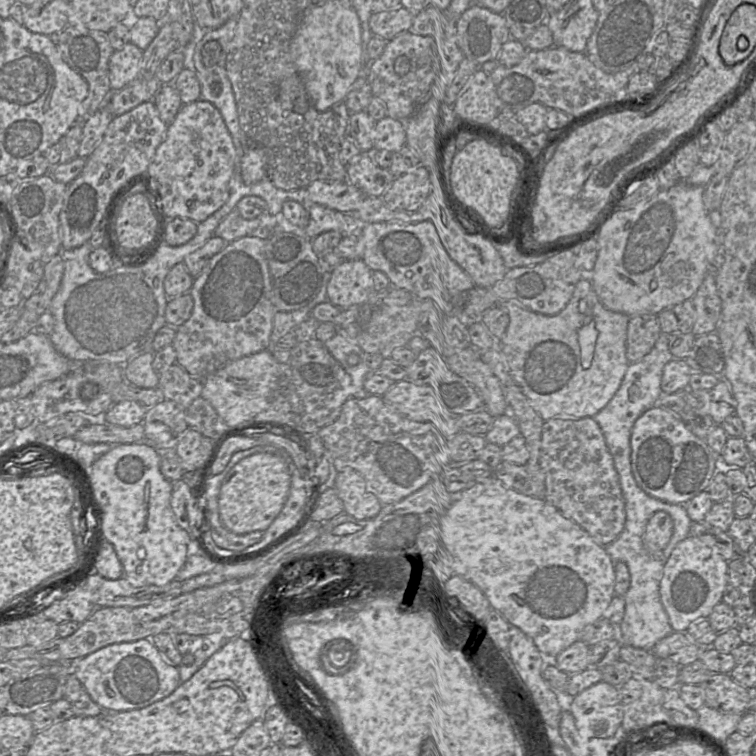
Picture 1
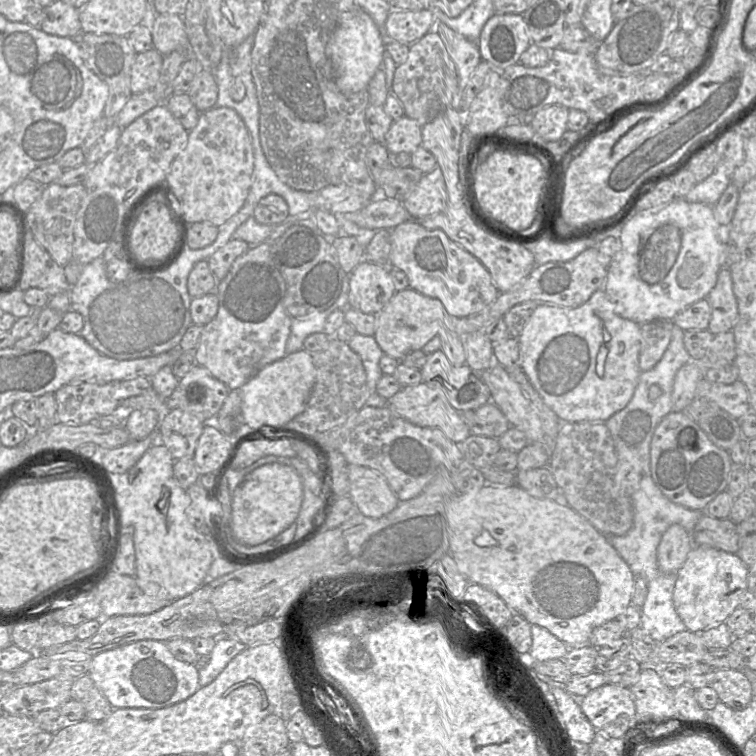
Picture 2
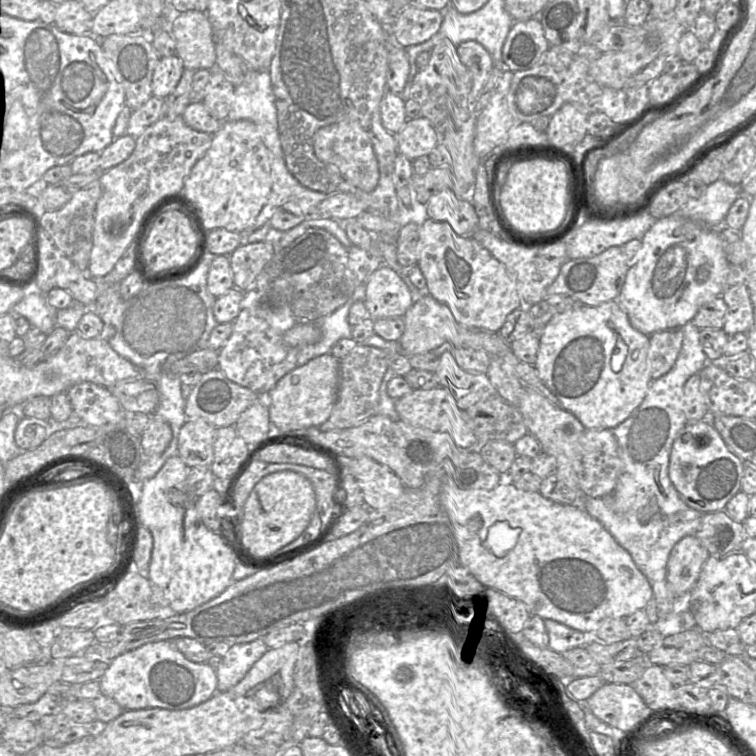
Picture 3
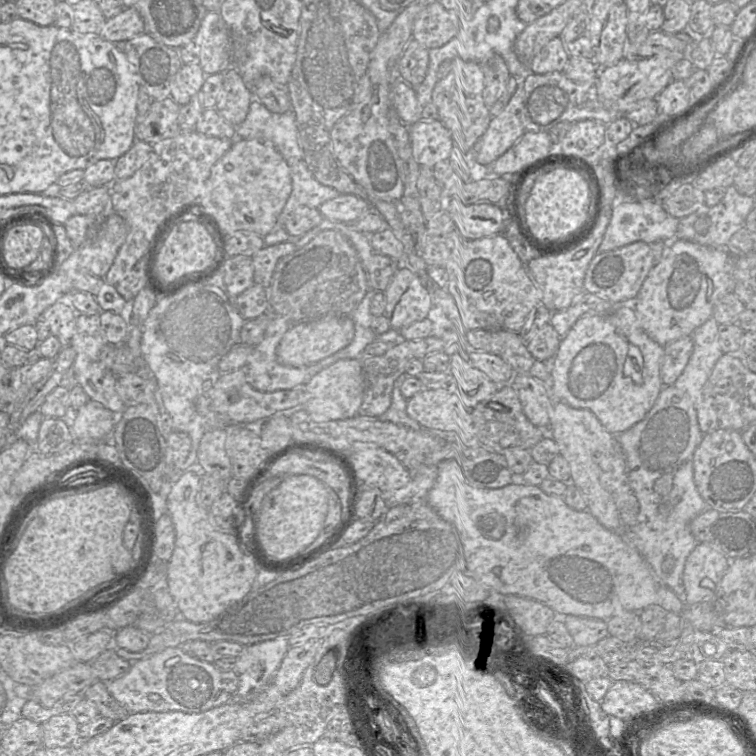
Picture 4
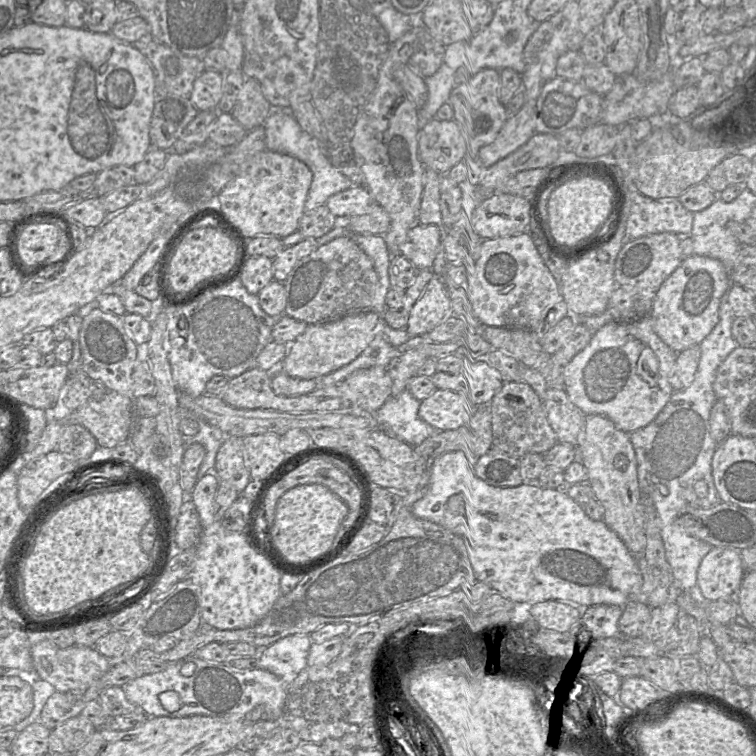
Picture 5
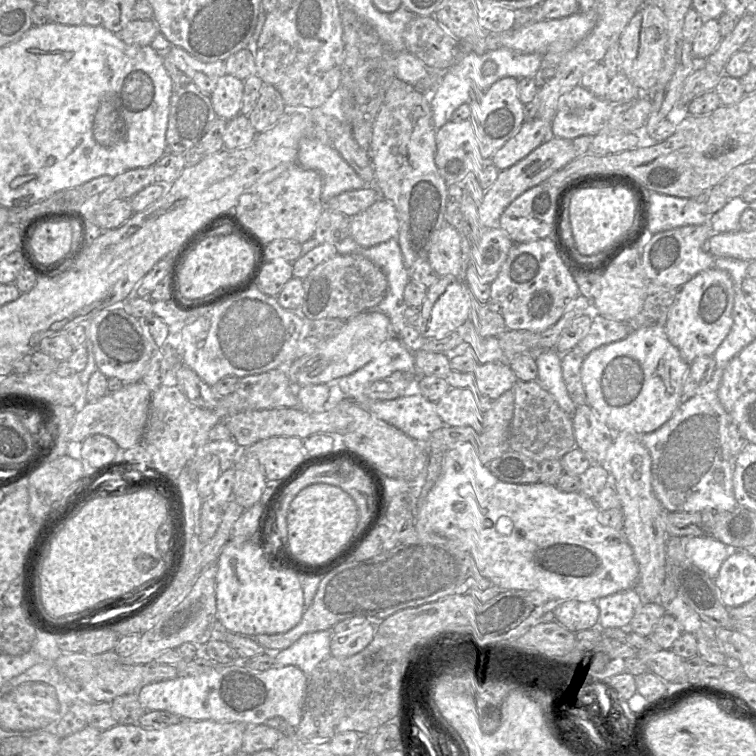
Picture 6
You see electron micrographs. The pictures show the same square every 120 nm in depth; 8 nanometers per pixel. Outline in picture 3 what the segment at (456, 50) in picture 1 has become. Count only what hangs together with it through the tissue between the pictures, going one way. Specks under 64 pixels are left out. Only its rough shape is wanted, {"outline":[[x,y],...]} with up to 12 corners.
{"outline":[[476,41],[456,46],[472,76],[472,101],[488,83],[494,60]]}

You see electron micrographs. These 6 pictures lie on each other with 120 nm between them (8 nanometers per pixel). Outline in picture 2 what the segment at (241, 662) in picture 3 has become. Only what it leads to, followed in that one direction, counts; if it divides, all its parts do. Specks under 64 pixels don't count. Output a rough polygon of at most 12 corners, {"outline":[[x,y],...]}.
{"outline":[[217,639],[209,663],[199,670],[200,687],[212,683],[247,646]]}

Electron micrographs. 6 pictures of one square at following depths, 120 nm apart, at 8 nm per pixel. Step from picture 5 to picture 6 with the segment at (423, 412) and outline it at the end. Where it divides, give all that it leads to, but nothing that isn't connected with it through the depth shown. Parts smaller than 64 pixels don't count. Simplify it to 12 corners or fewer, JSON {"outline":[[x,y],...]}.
{"outline":[[450,388],[436,402],[445,425],[483,429],[470,389]]}

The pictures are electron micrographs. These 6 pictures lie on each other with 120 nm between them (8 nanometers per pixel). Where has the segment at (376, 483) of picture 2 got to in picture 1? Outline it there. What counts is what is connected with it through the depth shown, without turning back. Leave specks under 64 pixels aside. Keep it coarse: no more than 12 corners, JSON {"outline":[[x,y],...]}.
{"outline":[[352,468],[334,481],[345,513],[371,519],[382,508]]}

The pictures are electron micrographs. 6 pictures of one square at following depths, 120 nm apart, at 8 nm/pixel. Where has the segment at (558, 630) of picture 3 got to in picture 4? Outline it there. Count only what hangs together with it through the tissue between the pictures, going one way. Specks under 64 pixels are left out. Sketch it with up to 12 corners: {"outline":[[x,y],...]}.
{"outline":[[556,615],[575,646],[595,646],[609,635],[601,619]]}

